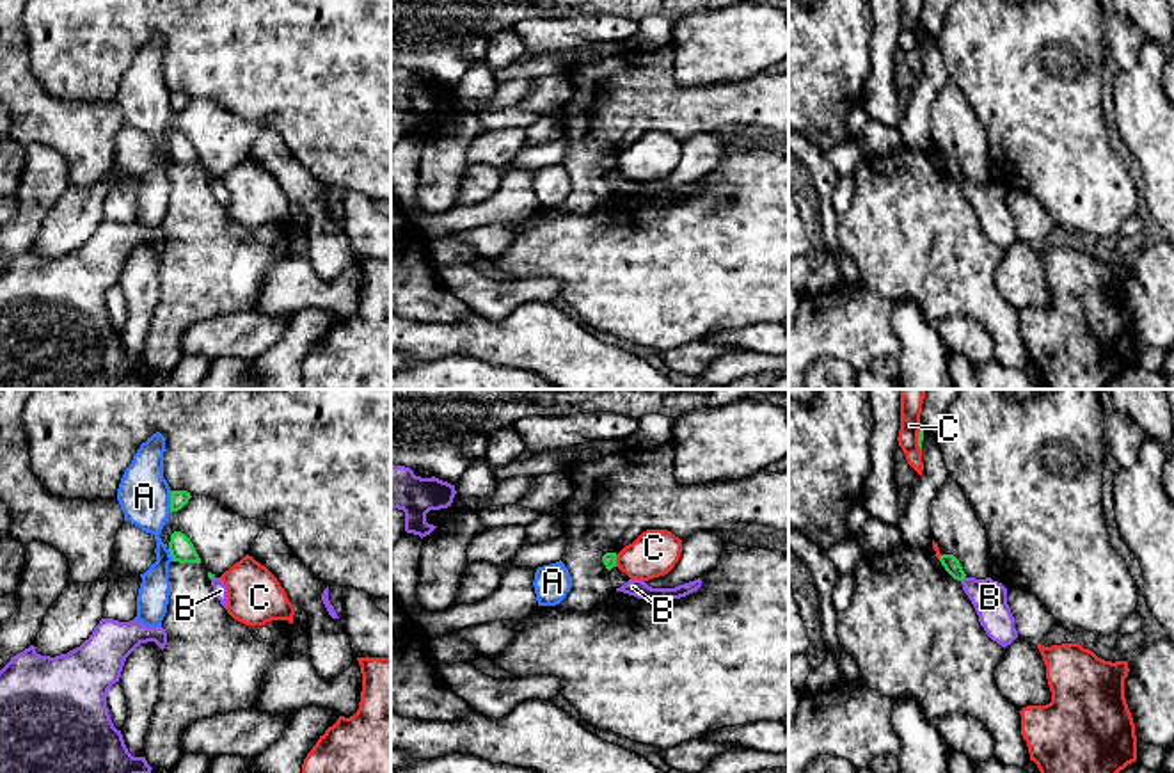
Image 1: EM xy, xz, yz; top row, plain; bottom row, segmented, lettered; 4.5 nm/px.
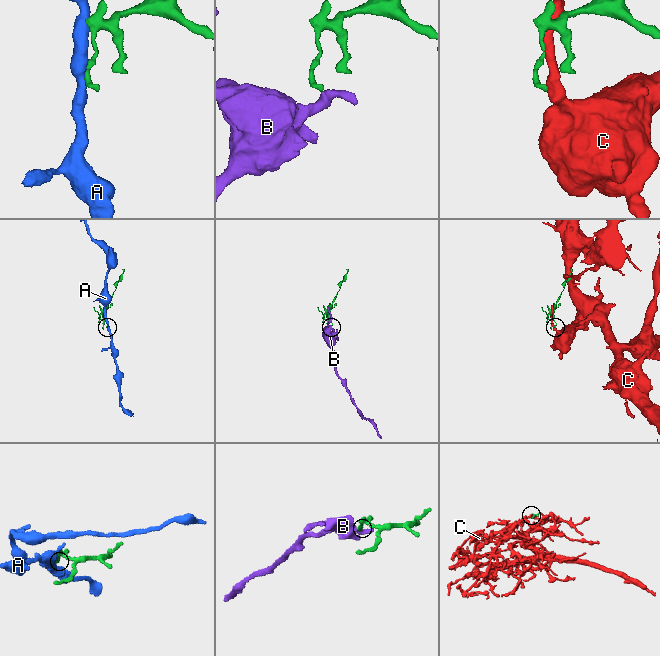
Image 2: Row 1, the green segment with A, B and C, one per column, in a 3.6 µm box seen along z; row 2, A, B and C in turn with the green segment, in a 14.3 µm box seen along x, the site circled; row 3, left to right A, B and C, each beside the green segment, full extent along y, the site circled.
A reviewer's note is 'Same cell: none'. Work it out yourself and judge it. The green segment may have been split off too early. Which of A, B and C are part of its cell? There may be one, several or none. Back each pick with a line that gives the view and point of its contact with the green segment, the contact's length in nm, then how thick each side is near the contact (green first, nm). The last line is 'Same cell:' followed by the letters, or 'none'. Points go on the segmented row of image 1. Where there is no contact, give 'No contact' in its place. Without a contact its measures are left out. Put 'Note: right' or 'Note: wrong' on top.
Note: right
Same cell: none

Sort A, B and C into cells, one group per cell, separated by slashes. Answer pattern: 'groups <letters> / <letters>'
groups A / B / C

